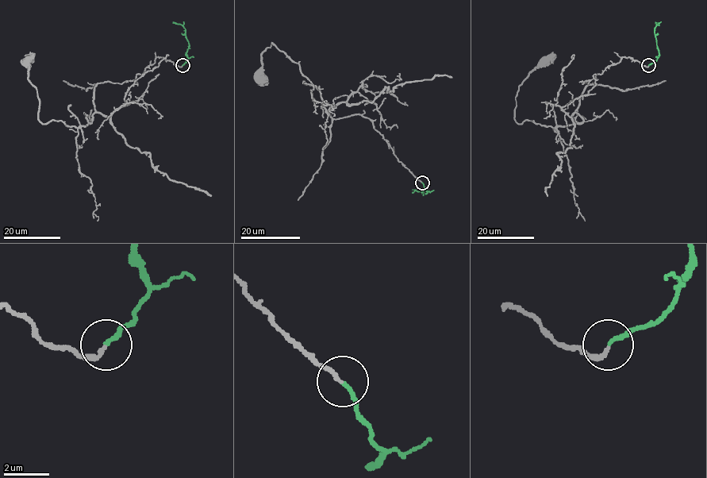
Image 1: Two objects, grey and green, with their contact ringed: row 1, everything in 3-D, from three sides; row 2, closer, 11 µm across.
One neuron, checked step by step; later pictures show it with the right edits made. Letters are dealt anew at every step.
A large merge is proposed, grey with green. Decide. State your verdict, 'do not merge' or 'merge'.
merge

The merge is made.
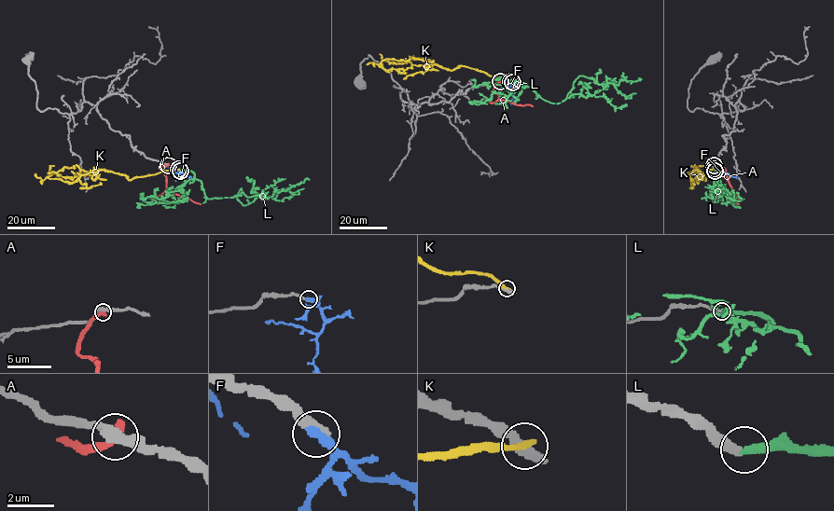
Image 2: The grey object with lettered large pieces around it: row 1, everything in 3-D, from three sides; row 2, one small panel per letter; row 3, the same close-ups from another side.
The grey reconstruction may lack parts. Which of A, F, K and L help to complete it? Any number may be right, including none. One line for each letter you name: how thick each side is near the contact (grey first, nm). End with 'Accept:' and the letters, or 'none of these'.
L: 340/340 nm
Accept: L

